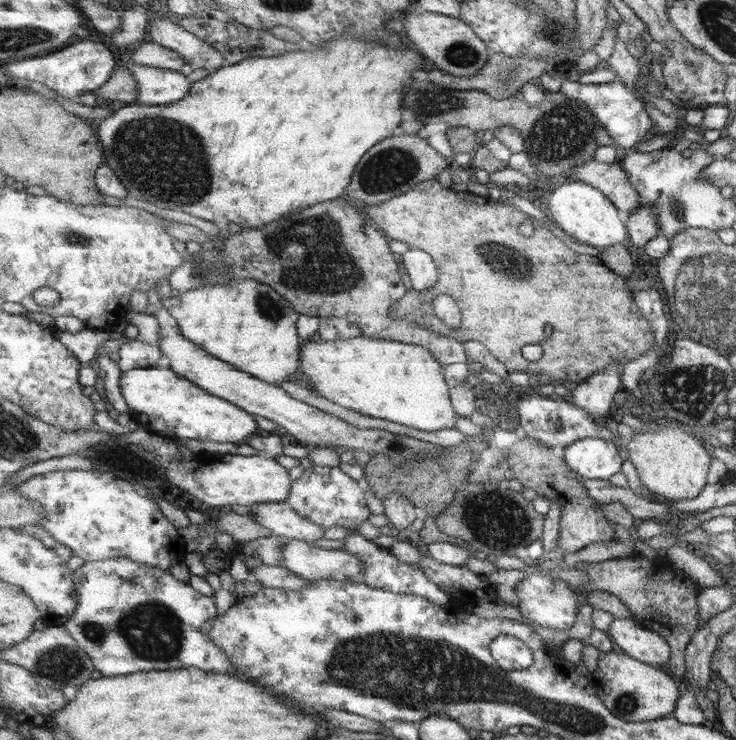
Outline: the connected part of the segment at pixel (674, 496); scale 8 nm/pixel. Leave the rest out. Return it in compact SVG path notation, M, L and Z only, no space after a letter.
M684 425L662 427L657 432L636 434L626 442L628 458L637 467L639 478L655 494L672 502L697 498L707 486L707 474L713 462L711 448L703 435L691 433Z

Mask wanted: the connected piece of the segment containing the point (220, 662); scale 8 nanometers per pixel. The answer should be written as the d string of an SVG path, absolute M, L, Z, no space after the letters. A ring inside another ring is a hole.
M120 556L85 562L73 575L78 594L76 613L64 627L92 658L103 677L141 672L200 668L215 674L233 673L233 665L199 628L217 616L212 597L200 594L170 571Z

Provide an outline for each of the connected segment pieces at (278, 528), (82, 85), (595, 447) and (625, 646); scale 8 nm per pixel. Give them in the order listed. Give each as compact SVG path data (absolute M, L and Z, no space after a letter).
M287 501L254 504L249 515L273 535L311 544L324 538L326 528L299 514Z
M83 35L71 45L49 53L44 57L35 57L14 61L8 64L9 75L14 78L42 82L45 86L56 90L60 96L77 100L78 96L90 92L94 94L109 78L112 78L117 62L113 52L106 43L91 41L87 35Z
M585 438L566 448L565 462L585 478L609 480L622 472L624 459L612 440Z
M618 618L612 622L607 631L614 643L615 648L632 655L641 662L651 666L662 667L673 658L672 646L654 630L649 630L633 618Z

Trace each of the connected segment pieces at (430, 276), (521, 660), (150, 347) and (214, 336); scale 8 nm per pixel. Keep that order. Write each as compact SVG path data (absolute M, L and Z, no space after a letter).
M419 248L408 249L401 255L412 294L433 289L440 273L434 258Z
M501 635L494 639L492 655L505 670L525 670L534 663L533 649L520 638Z
M135 340L123 344L118 352L120 355L118 362L122 371L153 368L164 355L158 345Z
M234 279L227 285L211 285L180 293L175 298L165 298L163 304L173 318L177 319L180 330L186 338L208 350L209 354L232 364L237 370L278 385L293 379L299 368L303 341L297 331L296 322L300 312L297 312L288 299L269 285L252 279Z

